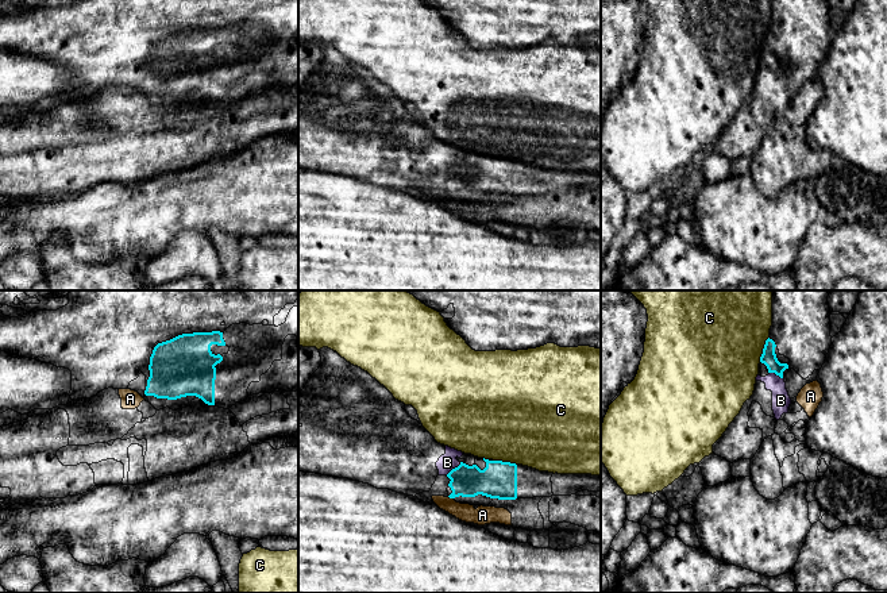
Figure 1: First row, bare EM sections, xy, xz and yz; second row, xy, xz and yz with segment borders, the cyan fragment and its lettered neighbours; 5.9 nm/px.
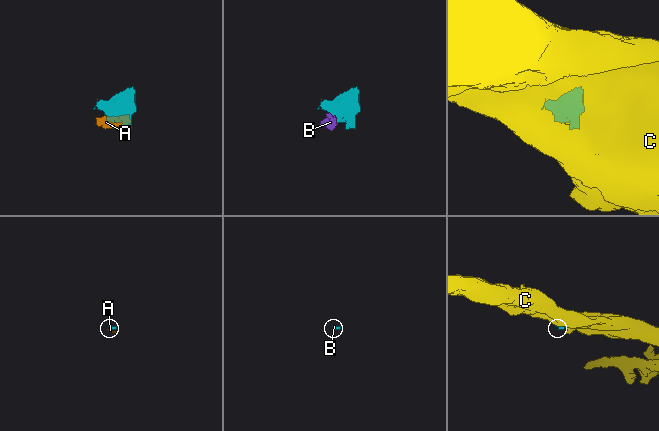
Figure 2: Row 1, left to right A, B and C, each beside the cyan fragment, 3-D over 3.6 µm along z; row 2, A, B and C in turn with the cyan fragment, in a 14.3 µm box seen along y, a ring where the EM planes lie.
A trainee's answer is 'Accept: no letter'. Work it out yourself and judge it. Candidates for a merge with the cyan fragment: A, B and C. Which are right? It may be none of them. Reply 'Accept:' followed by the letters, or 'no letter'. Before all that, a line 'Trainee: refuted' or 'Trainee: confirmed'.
Trainee: refuted
Accept: B

